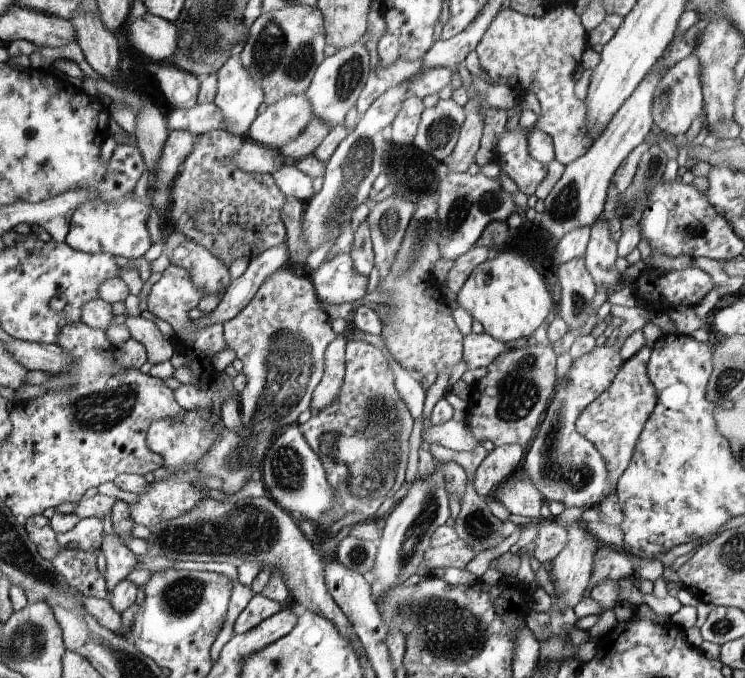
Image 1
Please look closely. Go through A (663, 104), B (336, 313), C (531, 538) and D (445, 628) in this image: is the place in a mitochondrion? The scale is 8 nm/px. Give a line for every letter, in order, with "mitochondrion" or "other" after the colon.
A: mitochondrion
B: other
C: other
D: mitochondrion

